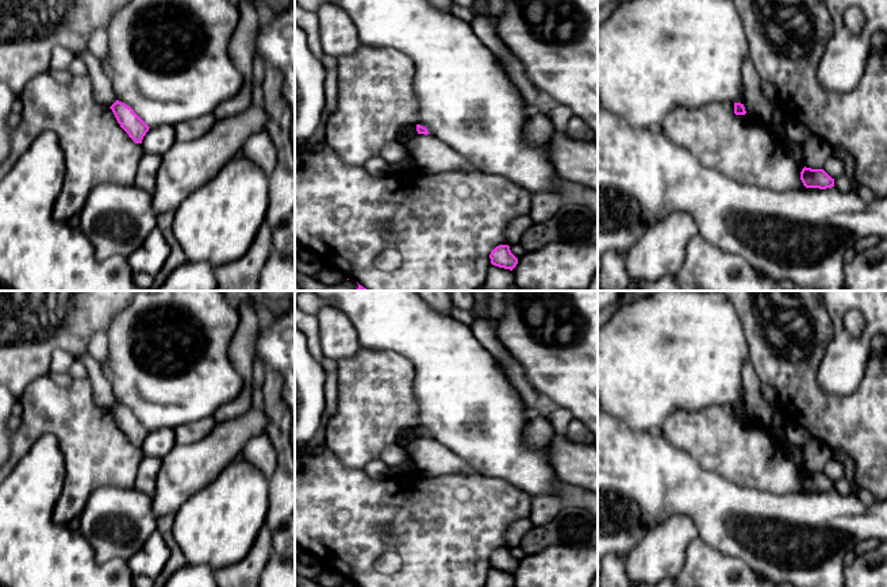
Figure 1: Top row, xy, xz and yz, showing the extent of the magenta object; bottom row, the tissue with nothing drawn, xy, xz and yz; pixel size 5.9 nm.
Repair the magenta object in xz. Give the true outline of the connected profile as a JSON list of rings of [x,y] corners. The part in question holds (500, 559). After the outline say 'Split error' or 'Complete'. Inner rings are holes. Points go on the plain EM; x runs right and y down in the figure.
[[[508,548],[496,549],[491,555],[489,561],[492,568],[510,573],[512,573],[518,567],[518,561],[511,556]]]. Complete

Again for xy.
[[[116,403],[110,410],[120,427],[135,446],[142,446],[143,440],[149,434],[149,429],[124,406]]]. Complete

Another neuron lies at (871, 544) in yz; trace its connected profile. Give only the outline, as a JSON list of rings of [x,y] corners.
[[[879,538],[864,540],[855,546],[855,552],[856,555],[861,555],[861,553],[875,550],[880,545],[880,542],[882,541]]]

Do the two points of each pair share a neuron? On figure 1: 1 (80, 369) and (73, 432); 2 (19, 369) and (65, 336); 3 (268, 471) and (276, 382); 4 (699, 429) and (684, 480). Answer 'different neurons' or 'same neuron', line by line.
1: different neurons
2: same neuron
3: different neurons
4: different neurons

